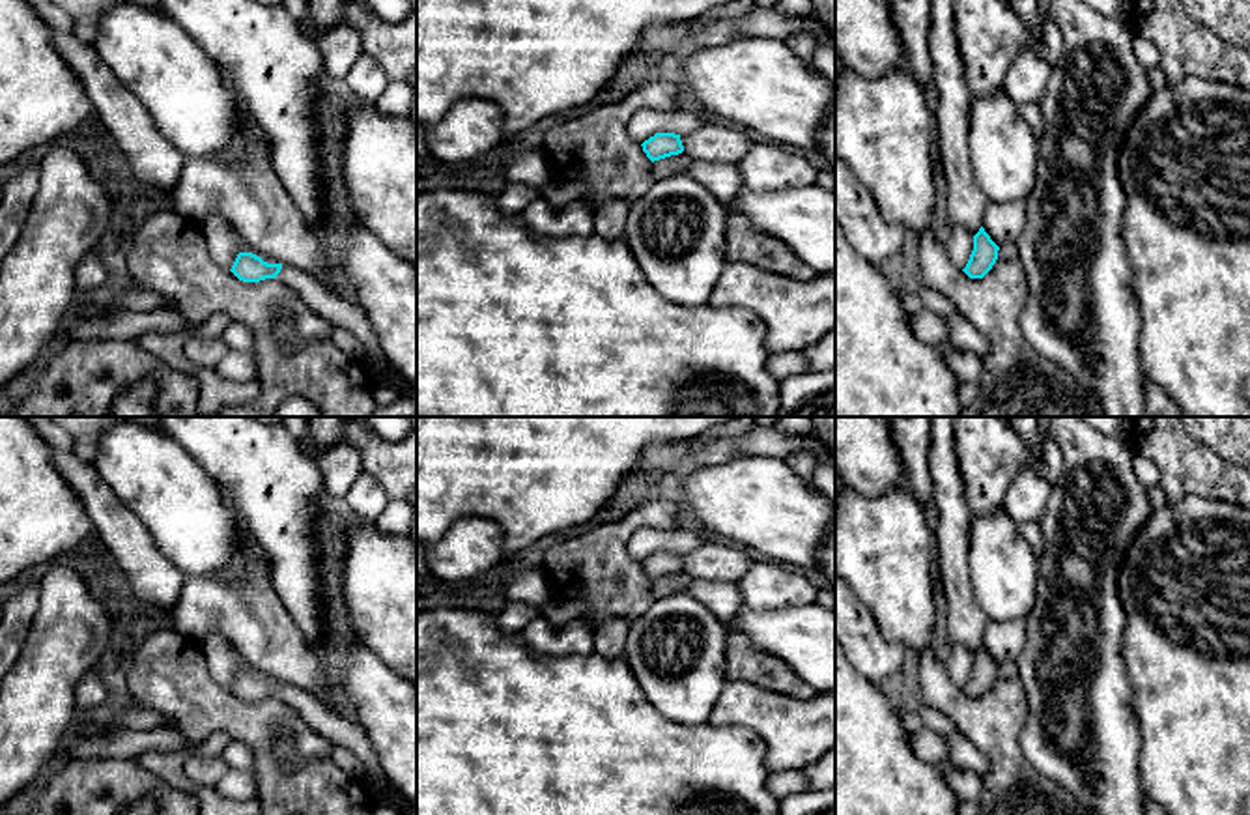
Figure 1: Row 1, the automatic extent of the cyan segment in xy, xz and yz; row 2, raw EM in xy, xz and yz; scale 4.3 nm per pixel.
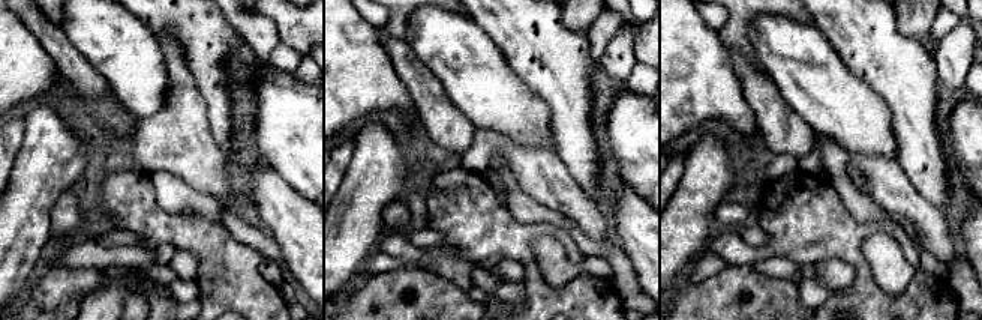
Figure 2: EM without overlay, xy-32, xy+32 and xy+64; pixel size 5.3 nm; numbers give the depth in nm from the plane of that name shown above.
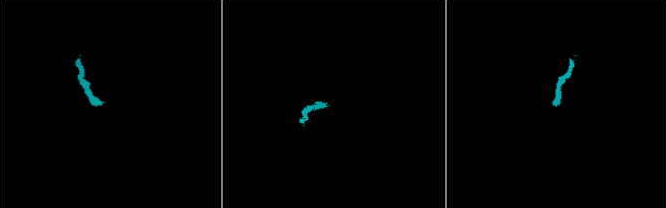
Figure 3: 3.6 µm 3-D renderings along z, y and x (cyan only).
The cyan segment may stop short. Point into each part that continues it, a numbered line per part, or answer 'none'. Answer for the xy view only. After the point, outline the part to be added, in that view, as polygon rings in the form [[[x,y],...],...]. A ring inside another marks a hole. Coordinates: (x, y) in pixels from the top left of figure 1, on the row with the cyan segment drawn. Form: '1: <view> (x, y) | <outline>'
1: xy (340, 311) | [[[282,265],[277,280],[297,292],[321,318],[359,338],[364,351],[361,363],[376,376],[374,385],[398,389],[400,379],[391,376],[391,365],[379,348],[377,335],[355,299],[320,284],[318,279],[291,265]]]

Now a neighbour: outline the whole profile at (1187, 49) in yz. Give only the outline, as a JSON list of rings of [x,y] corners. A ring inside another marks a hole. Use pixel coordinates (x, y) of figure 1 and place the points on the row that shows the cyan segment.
[[[1132,0],[1130,22],[1160,52],[1160,71],[1173,86],[1188,77],[1228,82],[1250,90],[1250,50],[1222,41],[1213,30],[1190,19],[1181,0]]]

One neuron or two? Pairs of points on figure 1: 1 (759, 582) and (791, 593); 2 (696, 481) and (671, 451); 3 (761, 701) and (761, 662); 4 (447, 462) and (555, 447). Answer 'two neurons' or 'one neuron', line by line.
1: one neuron
2: two neurons
3: two neurons
4: one neuron

